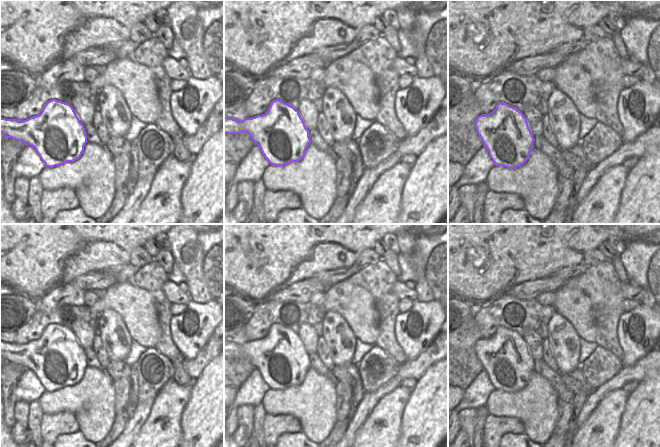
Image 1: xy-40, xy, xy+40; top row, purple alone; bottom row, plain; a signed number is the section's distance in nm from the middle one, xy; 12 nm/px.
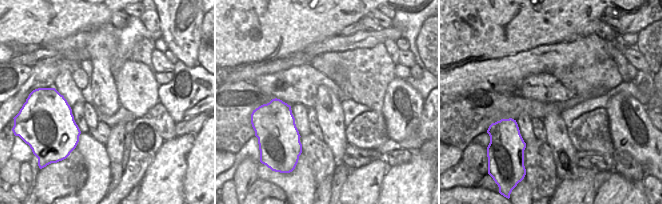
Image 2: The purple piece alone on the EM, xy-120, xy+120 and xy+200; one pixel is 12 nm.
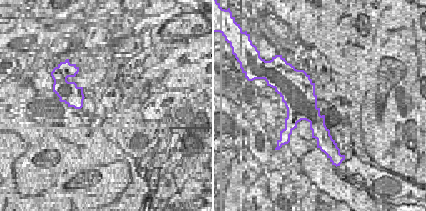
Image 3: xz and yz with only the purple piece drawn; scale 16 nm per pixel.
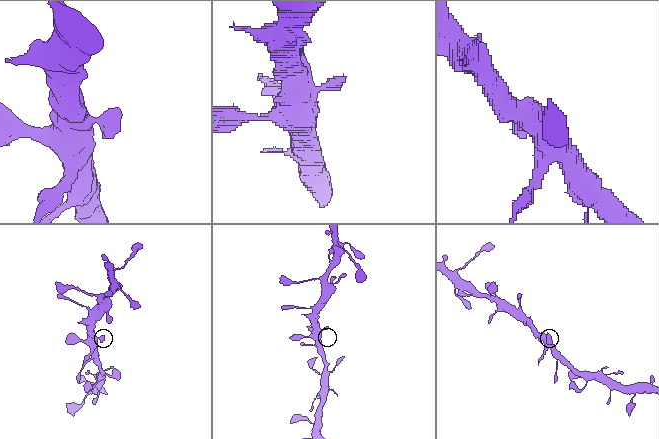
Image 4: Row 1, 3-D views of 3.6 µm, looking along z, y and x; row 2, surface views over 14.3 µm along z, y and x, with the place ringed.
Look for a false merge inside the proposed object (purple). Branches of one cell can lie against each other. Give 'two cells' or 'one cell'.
one cell

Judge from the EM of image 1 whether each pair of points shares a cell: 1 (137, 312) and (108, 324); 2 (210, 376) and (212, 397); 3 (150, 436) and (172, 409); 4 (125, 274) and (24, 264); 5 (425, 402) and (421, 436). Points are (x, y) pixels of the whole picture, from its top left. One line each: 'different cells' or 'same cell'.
1: different cells
2: same cell
3: same cell
4: different cells
5: same cell

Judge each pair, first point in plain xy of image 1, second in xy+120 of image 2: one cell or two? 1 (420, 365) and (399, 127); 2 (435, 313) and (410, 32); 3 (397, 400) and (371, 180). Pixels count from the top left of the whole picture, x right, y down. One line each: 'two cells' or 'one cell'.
1: two cells
2: two cells
3: one cell

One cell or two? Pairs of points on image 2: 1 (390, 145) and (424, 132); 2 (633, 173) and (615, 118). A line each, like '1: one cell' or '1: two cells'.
1: one cell
2: two cells

